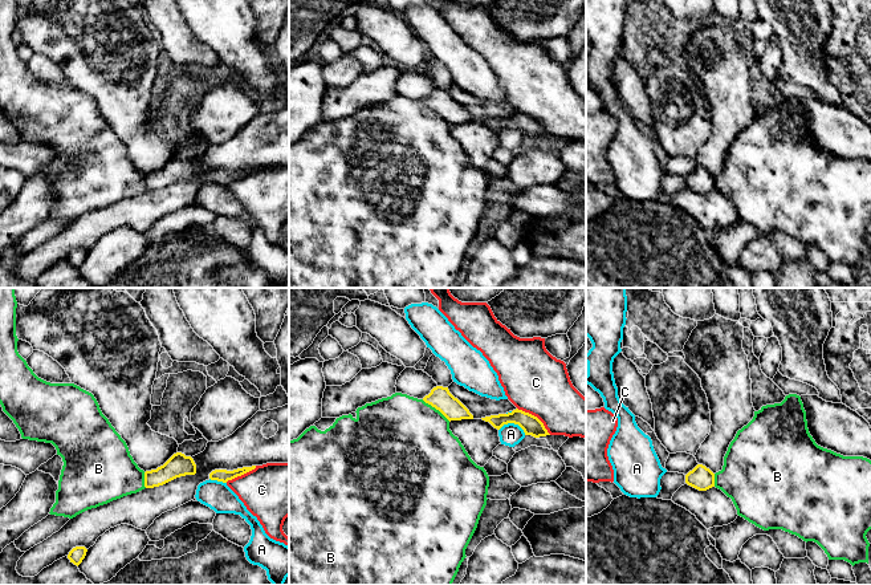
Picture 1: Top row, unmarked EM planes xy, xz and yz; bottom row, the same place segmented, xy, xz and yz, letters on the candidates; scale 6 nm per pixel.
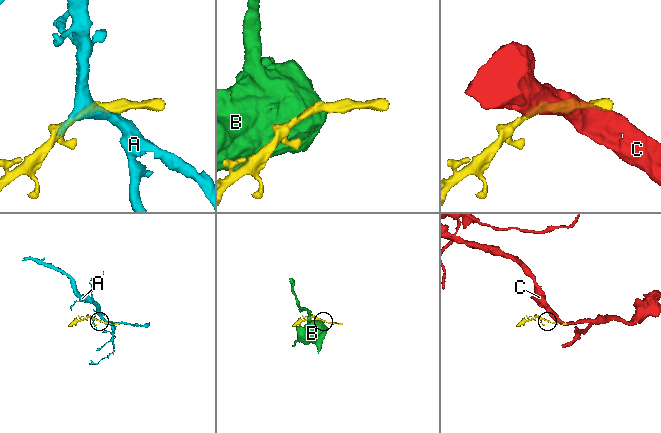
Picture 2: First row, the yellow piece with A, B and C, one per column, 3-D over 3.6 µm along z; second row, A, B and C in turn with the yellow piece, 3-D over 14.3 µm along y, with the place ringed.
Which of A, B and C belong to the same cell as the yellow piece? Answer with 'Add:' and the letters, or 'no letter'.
Add: no letter

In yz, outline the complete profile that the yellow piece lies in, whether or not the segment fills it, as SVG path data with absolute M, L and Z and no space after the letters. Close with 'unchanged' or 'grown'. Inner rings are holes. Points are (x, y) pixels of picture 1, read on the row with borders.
M697 464L685 475L685 483L699 491L715 487L715 474L703 464Z; unchanged

